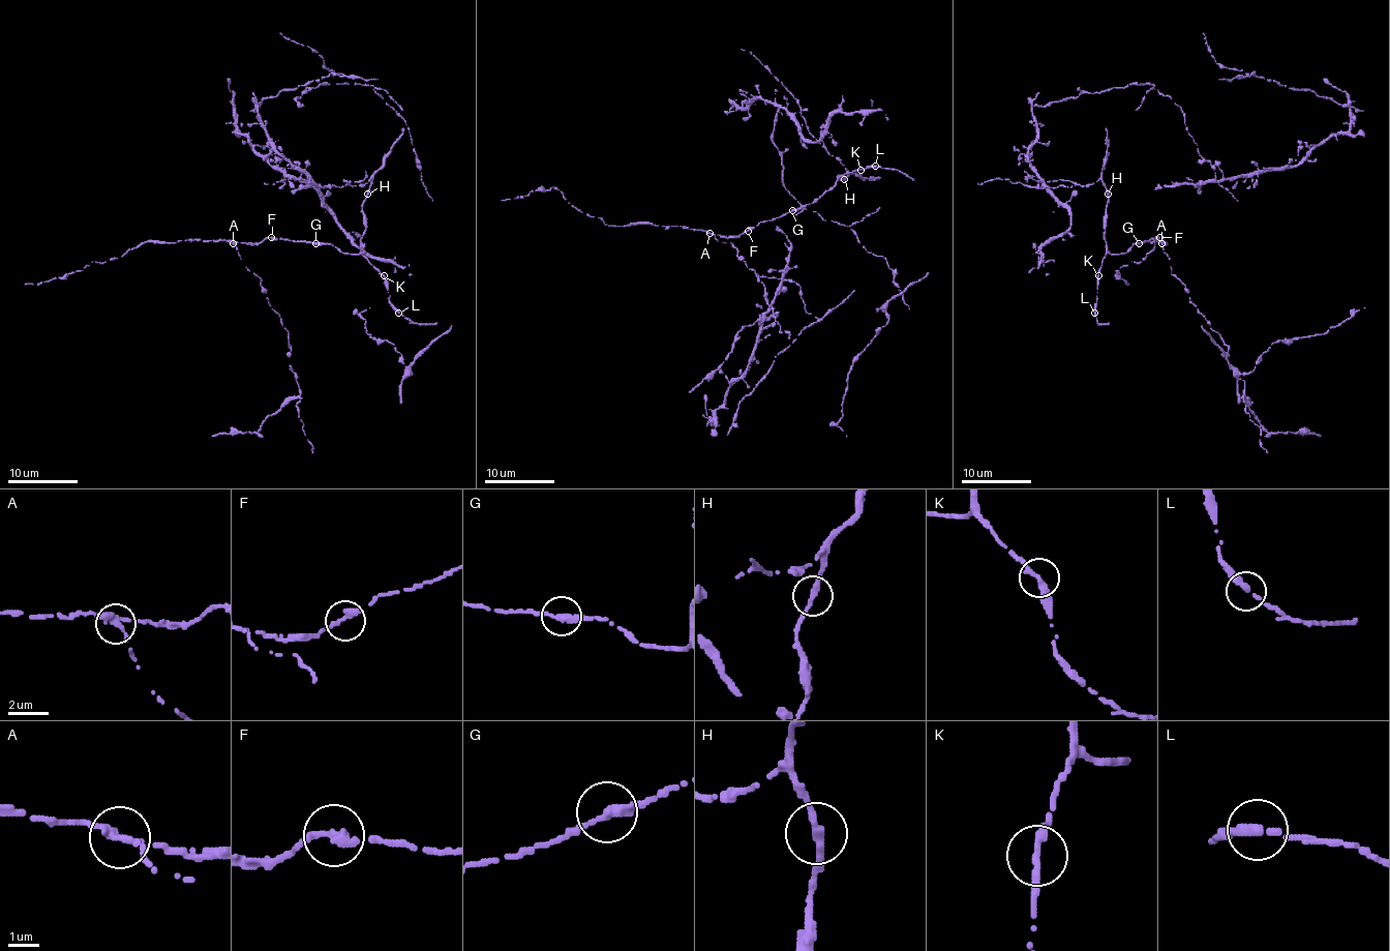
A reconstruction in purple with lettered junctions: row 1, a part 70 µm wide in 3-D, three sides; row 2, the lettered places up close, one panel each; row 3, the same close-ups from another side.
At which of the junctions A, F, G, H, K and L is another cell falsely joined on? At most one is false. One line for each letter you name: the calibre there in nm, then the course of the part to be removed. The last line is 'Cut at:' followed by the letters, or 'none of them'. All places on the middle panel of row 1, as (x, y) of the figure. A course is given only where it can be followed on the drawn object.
A: 320 nm thick; foreign part runs (709, 233), (717, 241), (731, 243), (748, 269), (755, 271), (776, 317), (745, 325), (726, 360), (689, 391)
Cut at: A

